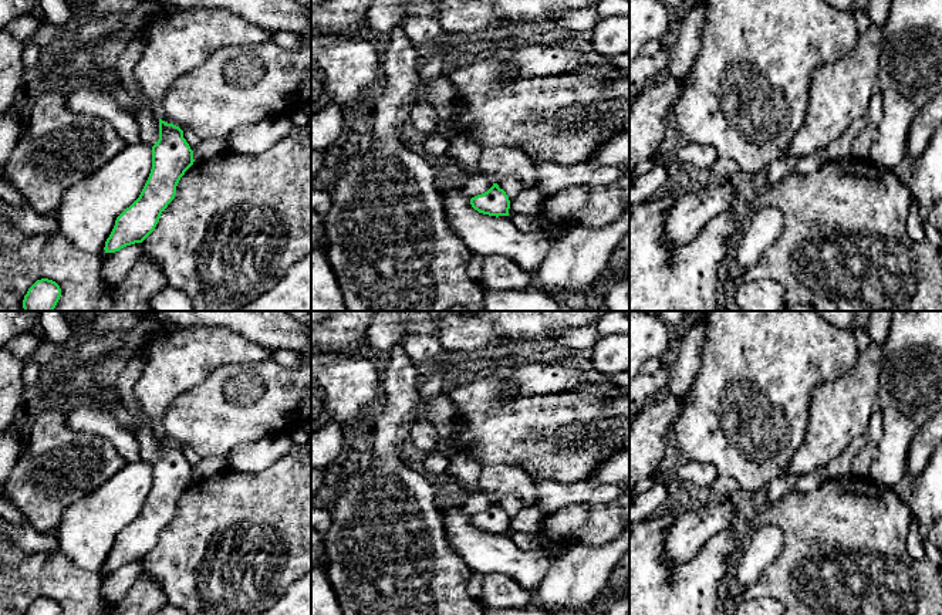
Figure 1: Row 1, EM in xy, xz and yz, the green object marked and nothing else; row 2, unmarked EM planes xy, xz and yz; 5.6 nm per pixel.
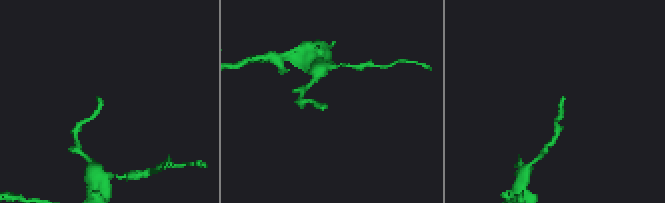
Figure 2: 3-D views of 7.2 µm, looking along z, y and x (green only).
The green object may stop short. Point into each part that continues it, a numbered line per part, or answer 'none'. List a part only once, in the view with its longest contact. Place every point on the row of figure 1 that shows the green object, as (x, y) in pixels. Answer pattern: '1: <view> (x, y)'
none

